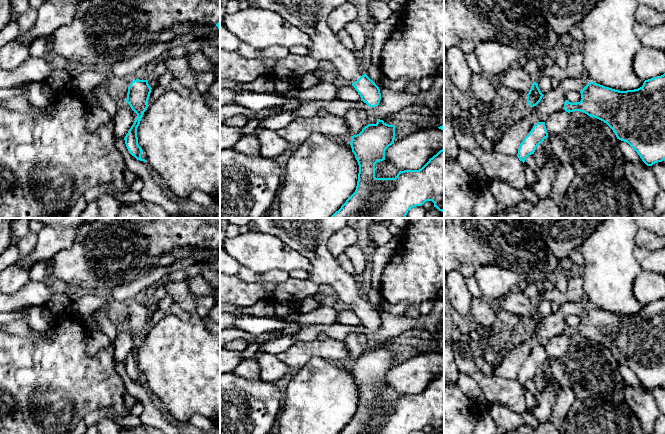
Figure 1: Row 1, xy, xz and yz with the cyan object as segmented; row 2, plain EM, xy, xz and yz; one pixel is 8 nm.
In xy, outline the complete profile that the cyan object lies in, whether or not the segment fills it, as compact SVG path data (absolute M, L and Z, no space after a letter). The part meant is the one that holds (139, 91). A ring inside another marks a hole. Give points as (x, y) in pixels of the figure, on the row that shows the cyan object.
M132 75L128 83L126 99L126 102L130 105L131 109L137 114L137 118L124 138L125 144L132 156L137 160L144 162L146 162L146 160L141 158L143 150L138 144L137 128L144 112L148 108L148 99L151 89L147 80L139 80L135 75Z

